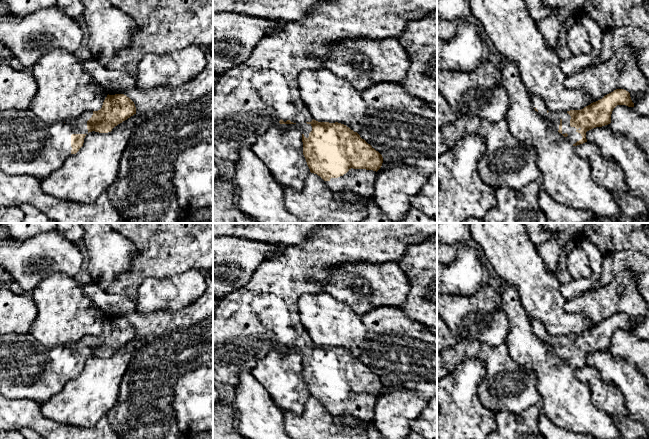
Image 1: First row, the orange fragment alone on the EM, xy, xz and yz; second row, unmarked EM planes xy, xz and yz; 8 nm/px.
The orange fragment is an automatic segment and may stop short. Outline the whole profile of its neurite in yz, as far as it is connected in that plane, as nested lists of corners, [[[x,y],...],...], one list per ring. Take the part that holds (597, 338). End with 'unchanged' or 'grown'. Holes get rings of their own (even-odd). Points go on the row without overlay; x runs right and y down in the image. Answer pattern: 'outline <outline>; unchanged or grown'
outline [[[616,313],[581,334],[557,337],[550,336],[538,319],[531,319],[530,321],[535,335],[550,343],[555,353],[567,361],[573,370],[587,366],[587,355],[610,348],[612,335],[617,329],[634,331],[630,317],[624,313]]]; grown

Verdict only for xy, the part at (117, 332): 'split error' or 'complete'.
split error

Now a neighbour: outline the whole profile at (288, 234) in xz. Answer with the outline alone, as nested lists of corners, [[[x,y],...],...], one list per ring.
[[[213,223],[213,237],[235,237],[292,246],[306,241],[322,223]]]

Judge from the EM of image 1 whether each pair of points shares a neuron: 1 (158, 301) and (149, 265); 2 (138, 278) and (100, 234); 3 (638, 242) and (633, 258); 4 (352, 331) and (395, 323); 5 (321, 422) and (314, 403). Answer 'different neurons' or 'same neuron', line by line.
1: different neurons
2: different neurons
3: different neurons
4: different neurons
5: same neuron

